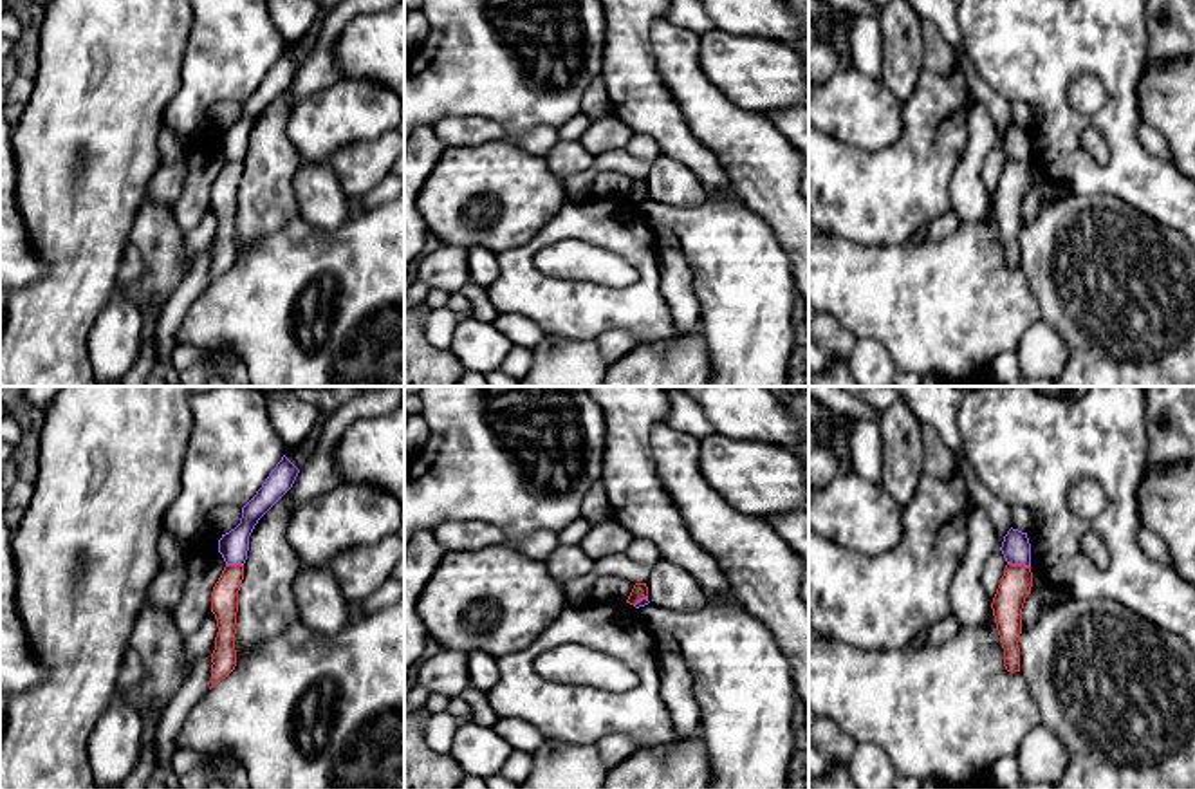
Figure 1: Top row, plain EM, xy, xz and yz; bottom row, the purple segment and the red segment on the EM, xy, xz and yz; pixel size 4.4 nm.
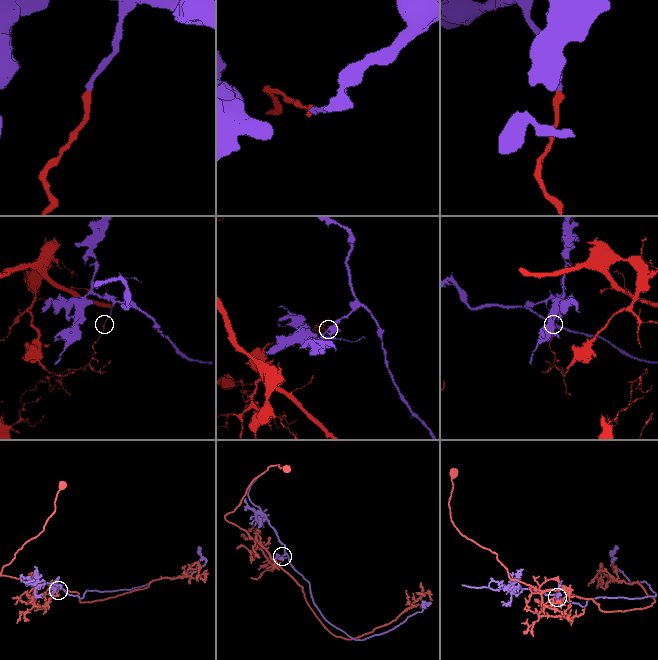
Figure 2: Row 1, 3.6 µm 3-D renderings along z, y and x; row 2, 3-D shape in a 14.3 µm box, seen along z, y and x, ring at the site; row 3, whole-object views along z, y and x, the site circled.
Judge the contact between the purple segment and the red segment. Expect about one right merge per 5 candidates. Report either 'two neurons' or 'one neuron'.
two neurons

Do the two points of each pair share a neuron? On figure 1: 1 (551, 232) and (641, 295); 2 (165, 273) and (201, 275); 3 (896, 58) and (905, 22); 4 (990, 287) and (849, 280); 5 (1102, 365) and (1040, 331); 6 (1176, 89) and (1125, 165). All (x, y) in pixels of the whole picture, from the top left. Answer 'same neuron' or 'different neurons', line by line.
1: same neuron
2: different neurons
3: same neuron
4: same neuron
5: different neurons
6: different neurons

